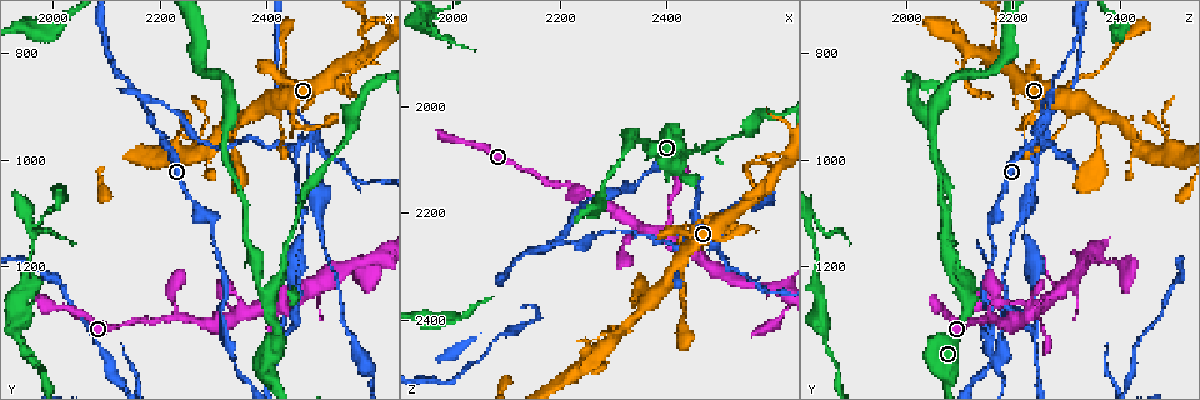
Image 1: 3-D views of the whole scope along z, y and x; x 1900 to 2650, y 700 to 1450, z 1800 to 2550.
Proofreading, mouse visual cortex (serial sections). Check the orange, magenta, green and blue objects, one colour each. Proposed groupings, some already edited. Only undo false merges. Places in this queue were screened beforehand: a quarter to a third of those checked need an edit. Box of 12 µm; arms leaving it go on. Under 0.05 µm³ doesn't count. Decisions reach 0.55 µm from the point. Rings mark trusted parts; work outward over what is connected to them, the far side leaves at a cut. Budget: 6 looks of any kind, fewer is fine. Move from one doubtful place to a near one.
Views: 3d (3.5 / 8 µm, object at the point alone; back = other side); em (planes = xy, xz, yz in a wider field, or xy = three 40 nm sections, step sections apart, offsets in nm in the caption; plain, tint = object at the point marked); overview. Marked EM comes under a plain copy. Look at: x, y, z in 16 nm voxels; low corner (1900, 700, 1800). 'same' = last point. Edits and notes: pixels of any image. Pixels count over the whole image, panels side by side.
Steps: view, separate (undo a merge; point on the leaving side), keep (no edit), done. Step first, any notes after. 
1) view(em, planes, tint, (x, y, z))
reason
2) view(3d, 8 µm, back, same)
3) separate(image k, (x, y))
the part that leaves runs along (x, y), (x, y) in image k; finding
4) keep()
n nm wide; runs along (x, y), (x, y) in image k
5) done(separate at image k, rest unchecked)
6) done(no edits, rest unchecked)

view(3d, 3.5 µm, back, (2175, 900, 2270))
sharp bend

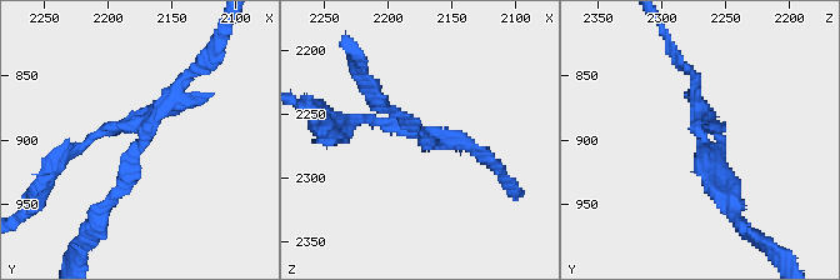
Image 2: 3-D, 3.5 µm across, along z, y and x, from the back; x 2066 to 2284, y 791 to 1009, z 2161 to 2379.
view(em, xy, step 5, tint, (2170, 898, 2270))
need the tissue

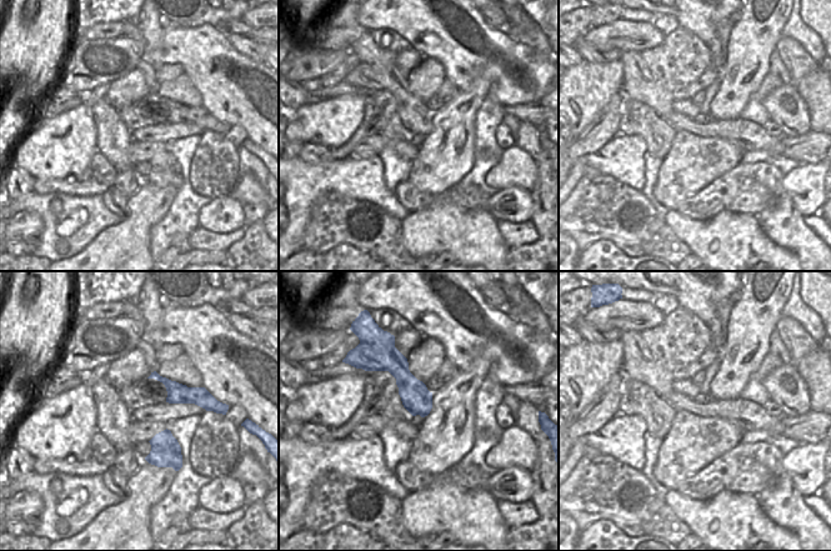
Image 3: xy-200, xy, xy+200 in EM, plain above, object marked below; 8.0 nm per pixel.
separate(image 2, (374, 121))
240 nm wide; the part that leaves runs along (136, 128), (98, 131), (40, 189) in image 2; two cells meet here

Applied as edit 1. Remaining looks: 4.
view(overview)

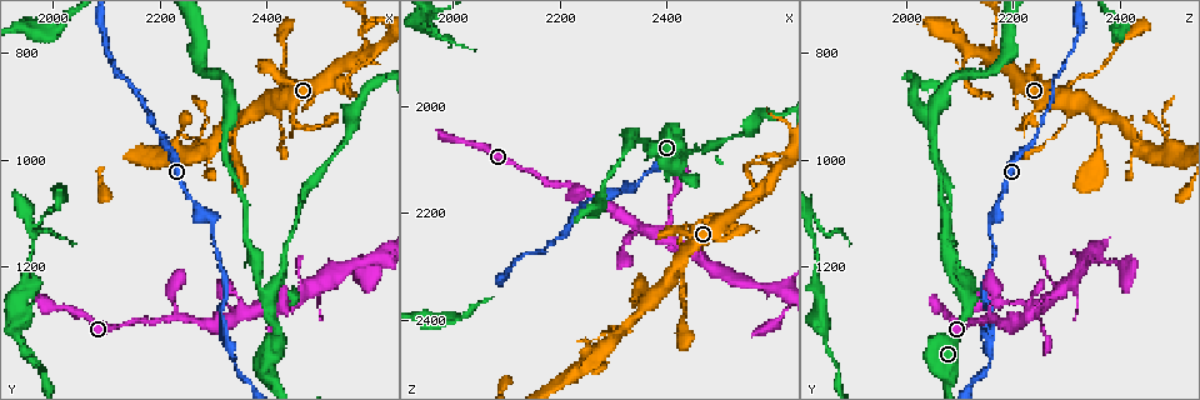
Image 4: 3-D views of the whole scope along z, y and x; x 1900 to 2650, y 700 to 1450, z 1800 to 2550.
view(3d, 8 µm, (2405, 1255, 2105))
looks like a crossing

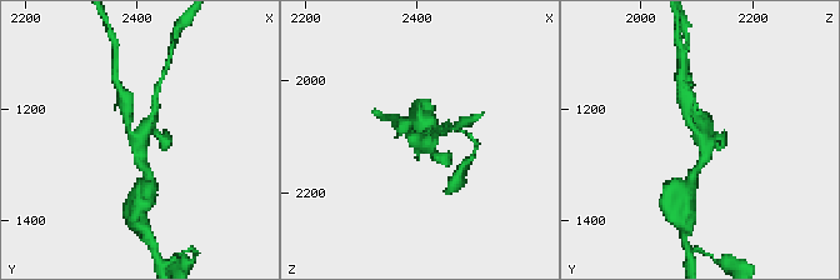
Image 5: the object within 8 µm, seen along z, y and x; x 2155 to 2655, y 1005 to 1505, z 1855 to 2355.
view(3d, 3.5 µm, back, (2400, 1255, 2110))

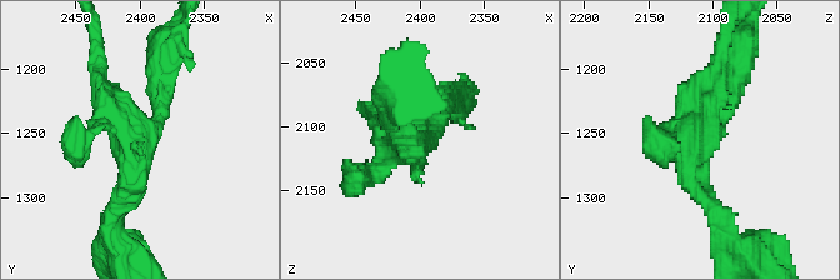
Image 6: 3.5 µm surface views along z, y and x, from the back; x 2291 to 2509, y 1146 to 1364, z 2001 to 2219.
view(em, xy, step 2, tint, (2404, 1256, 2108))
4 arms; arms of 200, 200, 250, 250 nm; shape alone is not enough

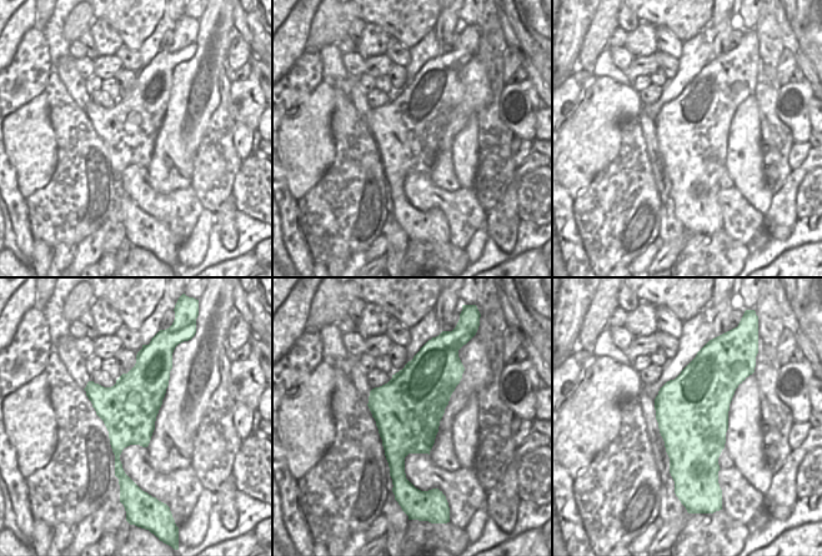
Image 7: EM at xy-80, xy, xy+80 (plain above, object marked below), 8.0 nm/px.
keep()
550 nm wide; runs along (118, 206), (163, 73) in image 6; continuous, no second cell

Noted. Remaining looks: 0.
done(separate at image 2, rest unchecked)

